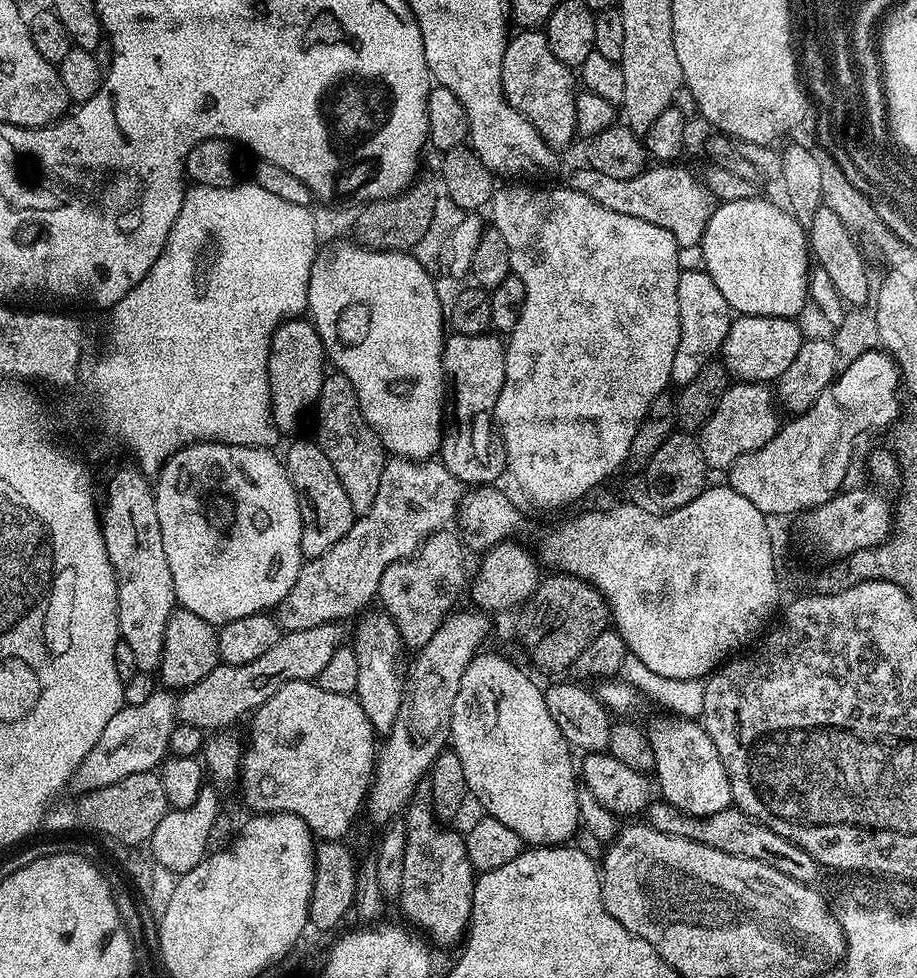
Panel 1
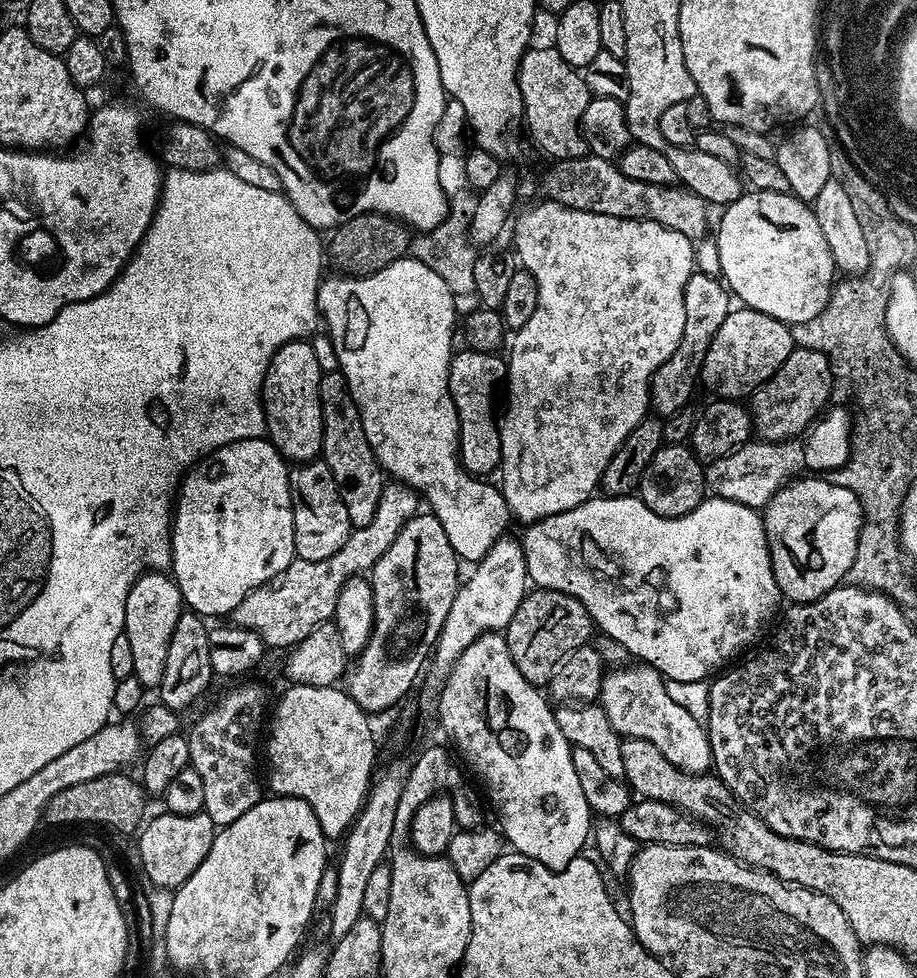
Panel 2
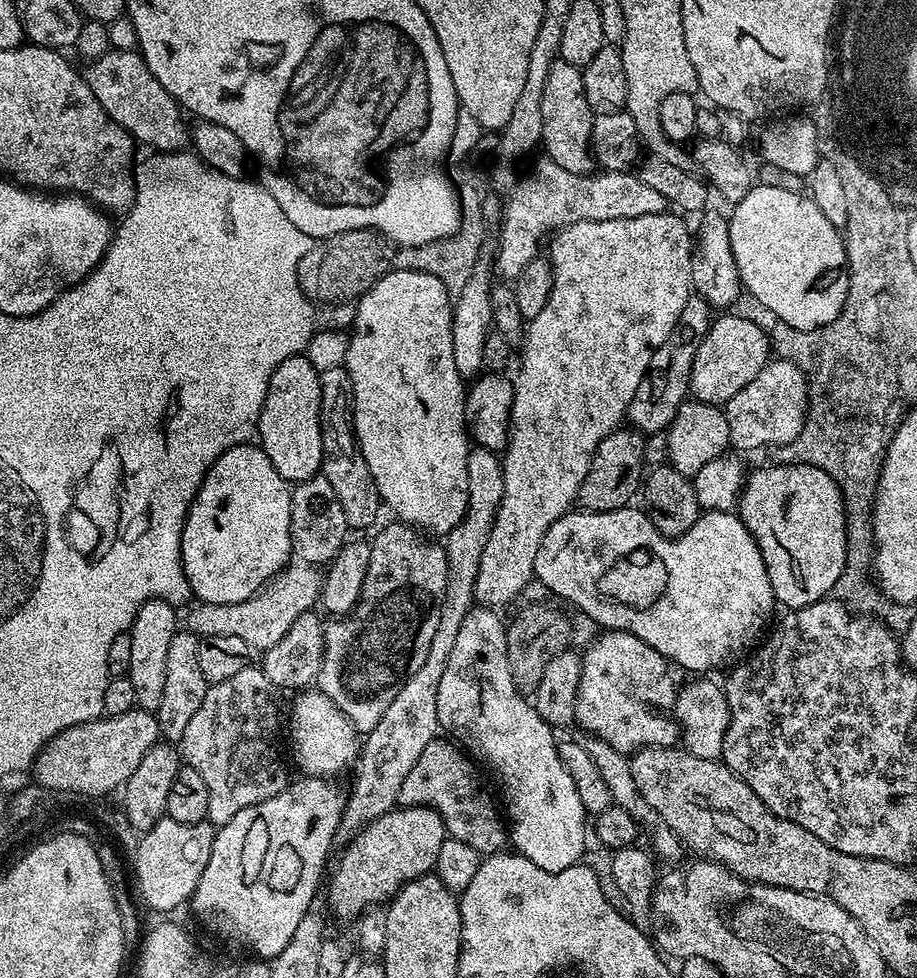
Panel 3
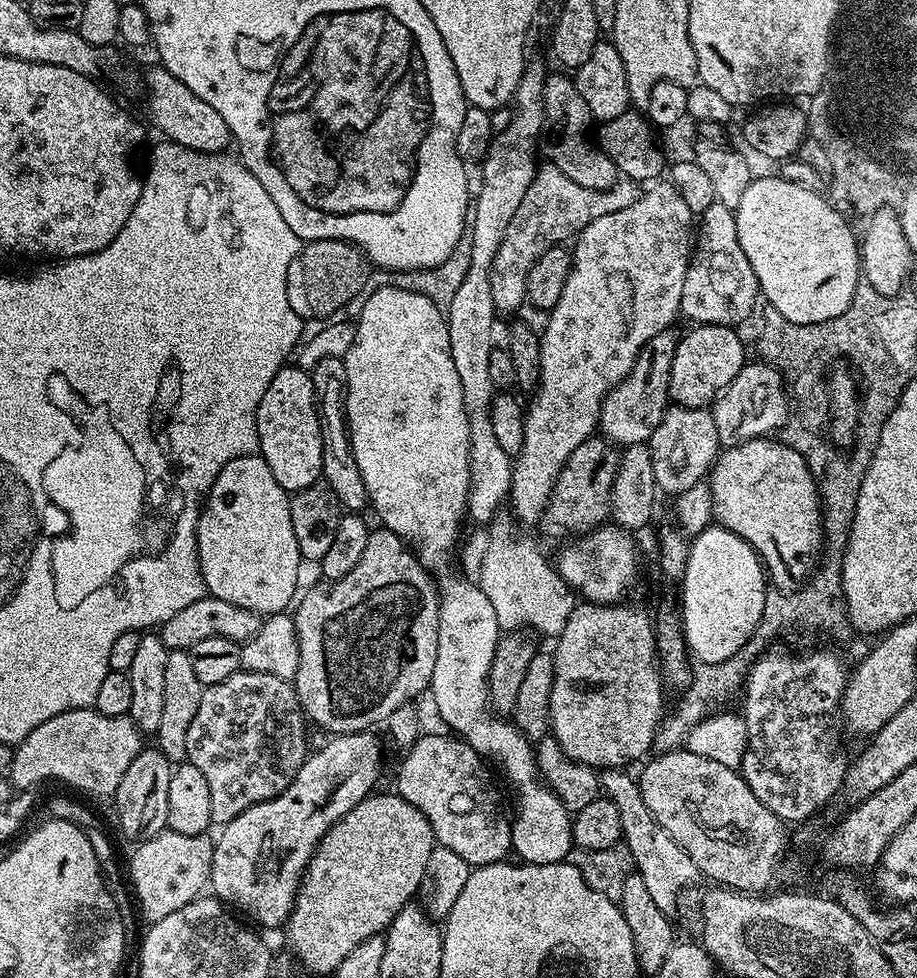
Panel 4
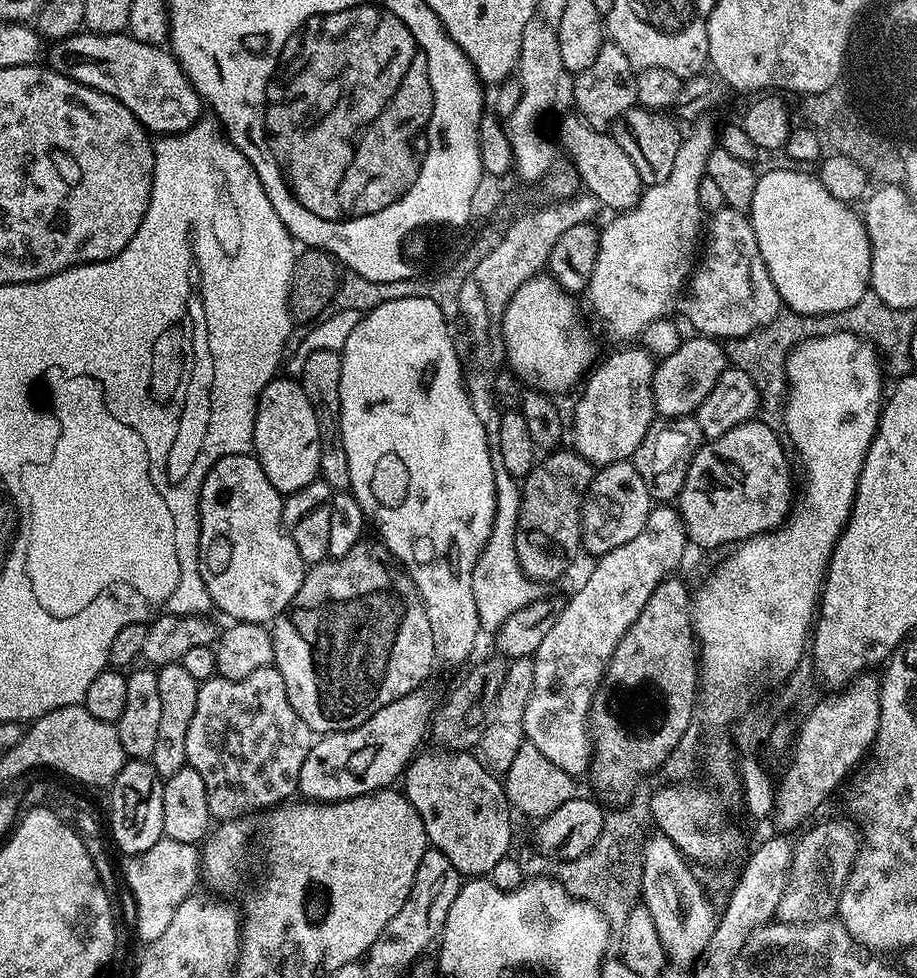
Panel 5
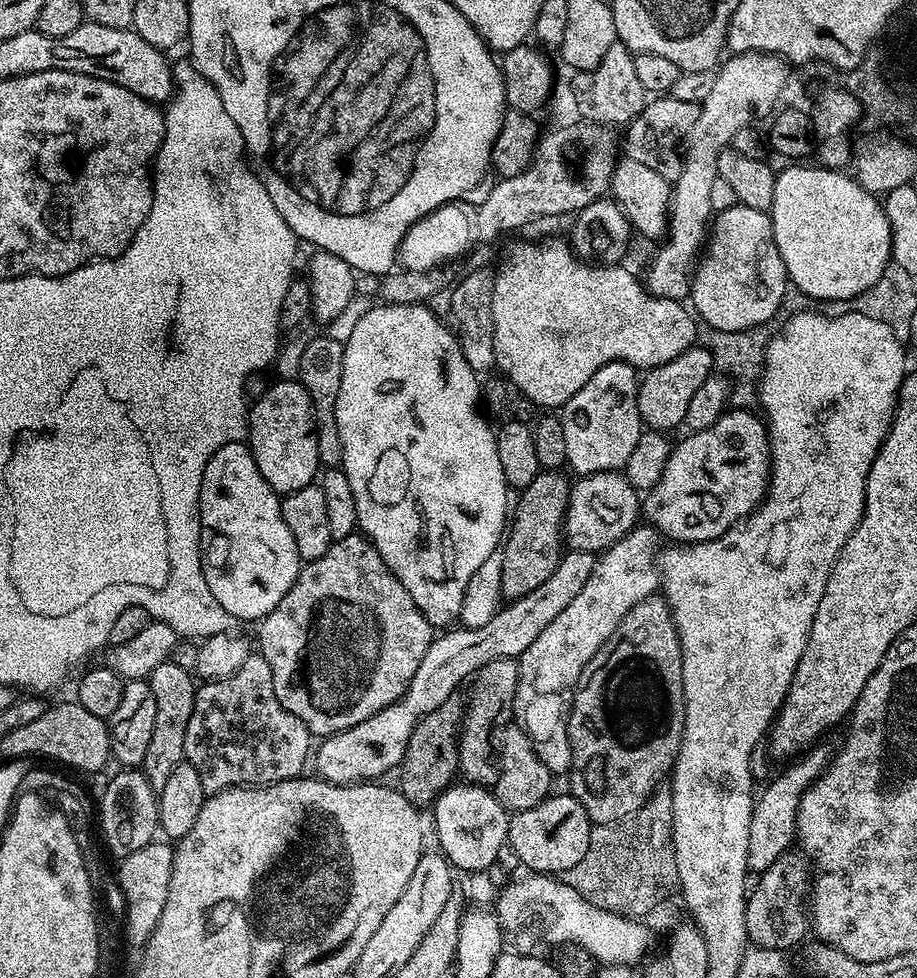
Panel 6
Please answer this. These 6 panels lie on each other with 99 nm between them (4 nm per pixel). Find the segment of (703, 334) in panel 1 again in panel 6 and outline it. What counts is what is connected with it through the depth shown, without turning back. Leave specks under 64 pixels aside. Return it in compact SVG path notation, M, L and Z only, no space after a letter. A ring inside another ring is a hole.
M610 362L570 398L559 413L562 431L566 438L567 467L576 471L577 477L615 472L624 464L638 446L642 421L638 402L640 380L637 369L626 362Z

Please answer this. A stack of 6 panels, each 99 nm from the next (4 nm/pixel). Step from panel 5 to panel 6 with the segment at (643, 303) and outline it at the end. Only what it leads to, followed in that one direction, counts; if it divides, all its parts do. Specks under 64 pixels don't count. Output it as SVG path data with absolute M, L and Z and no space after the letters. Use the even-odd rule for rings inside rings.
M741 52L729 57L719 65L714 86L700 103L700 113L698 118L694 118L694 126L690 126L682 148L684 165L682 174L678 174L672 184L665 244L657 250L648 268L646 287L654 296L683 301L689 295L690 277L701 255L706 229L714 216L710 206L710 190L718 179L718 158L741 130L753 127L758 122L755 120L763 116L771 117L772 107L781 103L786 91L789 65L781 57L771 52Z

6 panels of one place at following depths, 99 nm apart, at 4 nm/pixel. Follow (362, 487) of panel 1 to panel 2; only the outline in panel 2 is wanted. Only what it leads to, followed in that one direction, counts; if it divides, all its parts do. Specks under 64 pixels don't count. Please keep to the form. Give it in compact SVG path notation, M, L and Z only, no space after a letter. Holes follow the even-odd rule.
M338 370L325 371L321 375L320 405L324 423L322 458L326 466L330 466L330 474L334 474L334 482L338 482L342 506L346 506L346 514L350 514L353 528L365 528L374 522L374 514L386 483L386 473L370 450L370 442L366 442L360 411L350 394L346 378Z

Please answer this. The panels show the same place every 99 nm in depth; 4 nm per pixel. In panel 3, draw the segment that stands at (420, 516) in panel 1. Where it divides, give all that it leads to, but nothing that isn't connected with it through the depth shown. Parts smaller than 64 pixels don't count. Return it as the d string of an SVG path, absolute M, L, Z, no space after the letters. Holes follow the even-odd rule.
M292 562L276 573L263 588L242 602L229 604L197 603L196 609L188 616L187 631L201 638L233 637L242 642L253 653L262 654L274 646L298 622L302 614L317 607L322 591L322 572L311 564Z

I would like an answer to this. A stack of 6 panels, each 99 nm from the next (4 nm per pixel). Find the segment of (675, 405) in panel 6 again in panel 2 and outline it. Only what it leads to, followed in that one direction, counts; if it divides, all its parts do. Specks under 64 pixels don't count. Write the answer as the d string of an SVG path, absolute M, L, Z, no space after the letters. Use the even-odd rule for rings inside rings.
M733 307L729 311L726 322L718 326L718 334L714 334L714 342L710 342L710 350L706 350L699 383L703 387L705 384L713 392L713 397L743 401L751 397L757 388L761 388L778 371L782 362L790 358L793 347L794 341L789 325L753 308Z

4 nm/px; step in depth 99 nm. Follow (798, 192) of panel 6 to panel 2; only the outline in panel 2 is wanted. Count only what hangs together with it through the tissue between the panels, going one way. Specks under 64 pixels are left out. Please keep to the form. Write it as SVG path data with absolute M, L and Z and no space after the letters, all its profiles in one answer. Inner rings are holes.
M745 191L733 204L723 209L720 229L714 232L718 246L720 276L729 293L736 296L745 308L753 308L762 314L770 314L786 325L810 322L832 299L832 289L838 280L838 269L826 246L822 226L805 201L791 192Z

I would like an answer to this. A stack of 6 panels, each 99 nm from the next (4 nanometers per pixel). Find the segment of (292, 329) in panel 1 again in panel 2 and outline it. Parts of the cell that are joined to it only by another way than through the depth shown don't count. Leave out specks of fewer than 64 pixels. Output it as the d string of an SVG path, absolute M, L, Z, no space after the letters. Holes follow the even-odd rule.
M295 340L282 346L266 370L260 398L264 405L264 426L267 439L288 462L317 459L324 447L324 423L320 405L322 367L308 340Z

